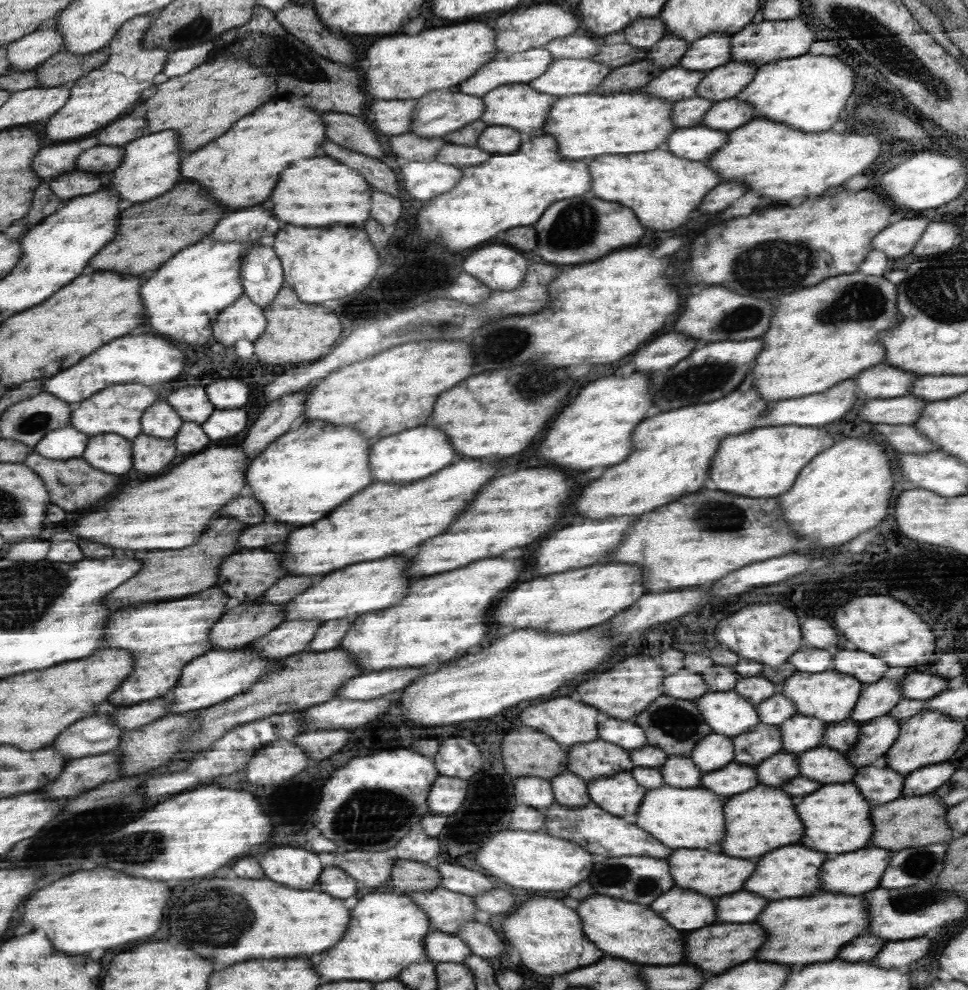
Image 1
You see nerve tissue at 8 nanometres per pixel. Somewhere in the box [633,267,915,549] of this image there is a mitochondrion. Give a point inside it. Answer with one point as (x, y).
(697, 382)

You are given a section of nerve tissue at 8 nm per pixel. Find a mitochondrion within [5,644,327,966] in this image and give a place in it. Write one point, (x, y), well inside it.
(226, 924)

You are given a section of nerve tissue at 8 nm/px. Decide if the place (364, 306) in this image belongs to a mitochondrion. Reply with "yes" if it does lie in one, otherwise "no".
no

